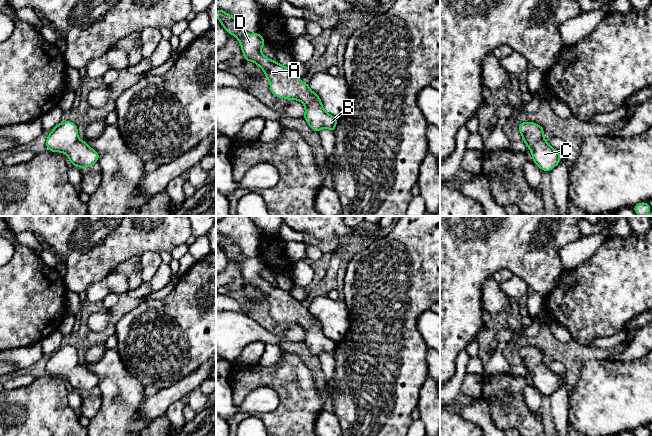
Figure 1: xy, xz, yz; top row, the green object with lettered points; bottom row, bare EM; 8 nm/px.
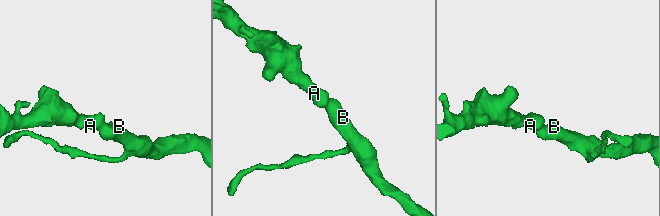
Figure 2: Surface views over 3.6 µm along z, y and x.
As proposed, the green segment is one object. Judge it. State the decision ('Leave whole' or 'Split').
Leave whole

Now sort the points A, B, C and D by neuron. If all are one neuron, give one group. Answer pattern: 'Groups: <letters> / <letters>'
Groups: A B C D

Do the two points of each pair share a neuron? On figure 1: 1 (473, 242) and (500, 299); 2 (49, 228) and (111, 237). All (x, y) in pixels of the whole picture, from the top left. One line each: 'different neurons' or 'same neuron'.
1: different neurons
2: same neuron

